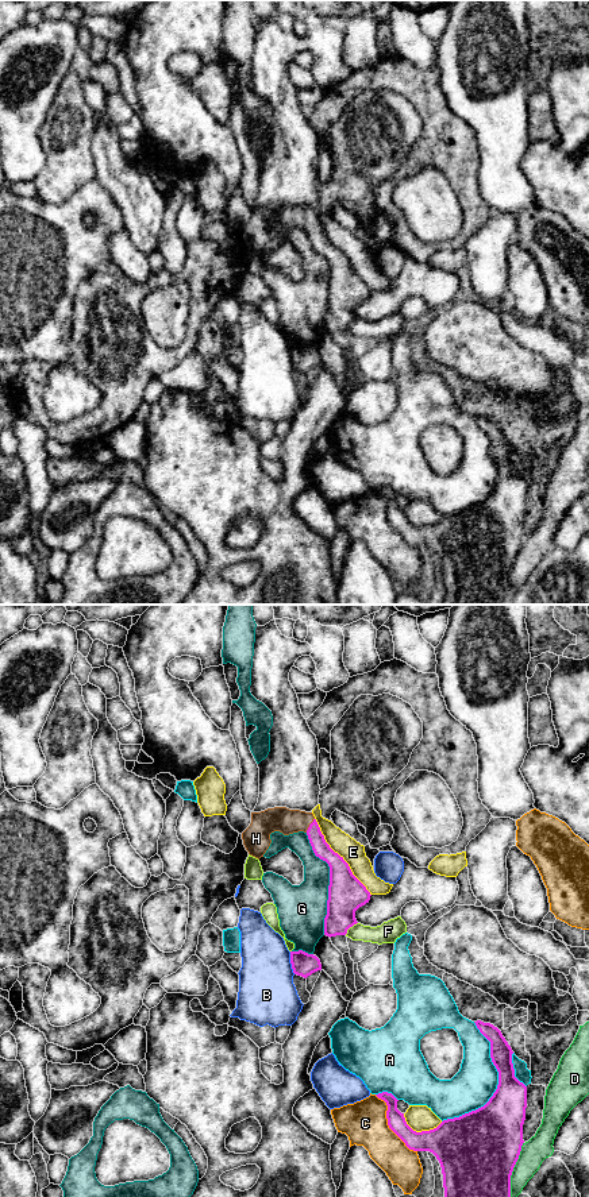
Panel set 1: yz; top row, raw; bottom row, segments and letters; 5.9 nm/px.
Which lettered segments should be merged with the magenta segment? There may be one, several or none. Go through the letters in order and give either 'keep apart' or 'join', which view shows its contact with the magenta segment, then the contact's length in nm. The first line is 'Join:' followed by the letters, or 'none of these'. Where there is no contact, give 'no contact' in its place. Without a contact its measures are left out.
Join: H
A: keep apart | yz | 650 nm
B: keep apart | yz | 140 nm
C: keep apart | yz | 420 nm
D: keep apart | yz | 340 nm
E: keep apart | yz | 550 nm
F: keep apart | yz | 110 nm
G: keep apart | yz | 600 nm
H: join | yz | 100 nm

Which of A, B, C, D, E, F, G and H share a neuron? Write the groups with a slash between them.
A / B / C / D / E / F / G / H

